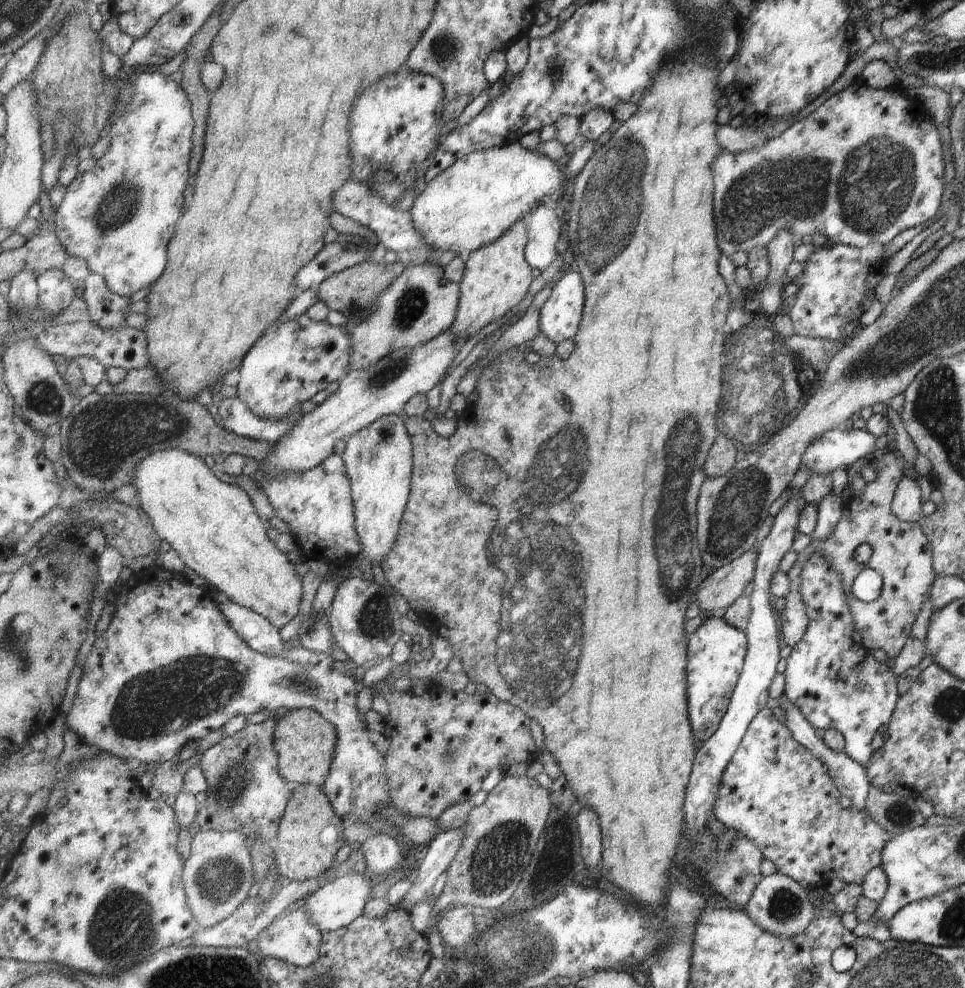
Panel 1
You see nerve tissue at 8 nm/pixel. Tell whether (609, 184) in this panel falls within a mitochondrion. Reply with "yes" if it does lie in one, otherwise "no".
yes

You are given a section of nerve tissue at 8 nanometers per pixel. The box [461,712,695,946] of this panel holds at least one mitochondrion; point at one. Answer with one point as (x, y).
(500, 857)

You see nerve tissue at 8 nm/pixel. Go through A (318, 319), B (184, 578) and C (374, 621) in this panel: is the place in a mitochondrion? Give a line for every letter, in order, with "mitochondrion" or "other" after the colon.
A: other
B: other
C: mitochondrion

